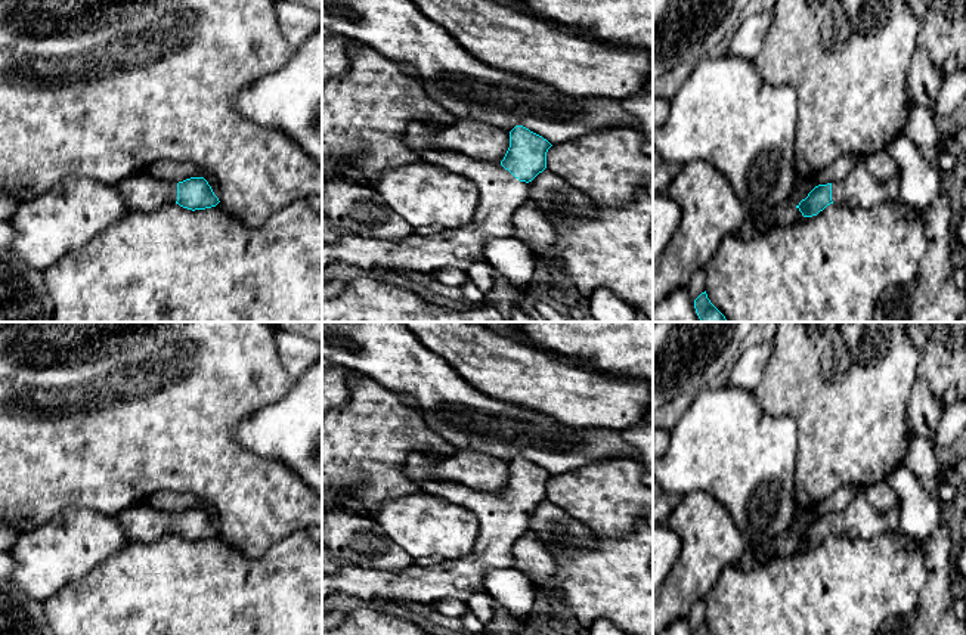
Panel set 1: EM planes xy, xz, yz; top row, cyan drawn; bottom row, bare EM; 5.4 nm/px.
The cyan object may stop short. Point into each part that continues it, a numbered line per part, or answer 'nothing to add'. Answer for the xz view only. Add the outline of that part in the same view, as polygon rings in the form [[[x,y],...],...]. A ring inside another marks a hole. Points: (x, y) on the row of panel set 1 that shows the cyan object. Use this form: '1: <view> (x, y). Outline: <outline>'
1: xz (501, 194). Outline: [[[419,149],[422,161],[442,165],[467,177],[480,190],[473,220],[459,229],[436,235],[411,233],[400,241],[365,238],[349,233],[334,244],[322,241],[322,269],[344,261],[363,270],[390,269],[436,273],[443,267],[467,270],[484,260],[483,247],[492,238],[511,238],[513,214],[524,205],[529,185],[499,164],[480,161],[453,151]]]

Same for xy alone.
1: xy (141, 191). Outline: [[[146,170],[117,183],[117,188],[123,199],[140,211],[154,211],[177,201],[177,183],[157,180]]]

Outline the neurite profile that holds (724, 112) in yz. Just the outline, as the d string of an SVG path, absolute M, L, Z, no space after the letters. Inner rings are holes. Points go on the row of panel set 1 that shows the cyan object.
M724 52L694 65L671 99L666 123L653 131L653 149L668 162L712 162L731 183L744 214L759 216L787 204L798 182L793 143L798 93L765 83L753 61Z

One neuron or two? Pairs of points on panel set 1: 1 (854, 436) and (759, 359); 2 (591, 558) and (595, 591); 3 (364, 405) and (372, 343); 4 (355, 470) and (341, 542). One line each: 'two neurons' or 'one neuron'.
1: two neurons
2: one neuron
3: two neurons
4: two neurons

